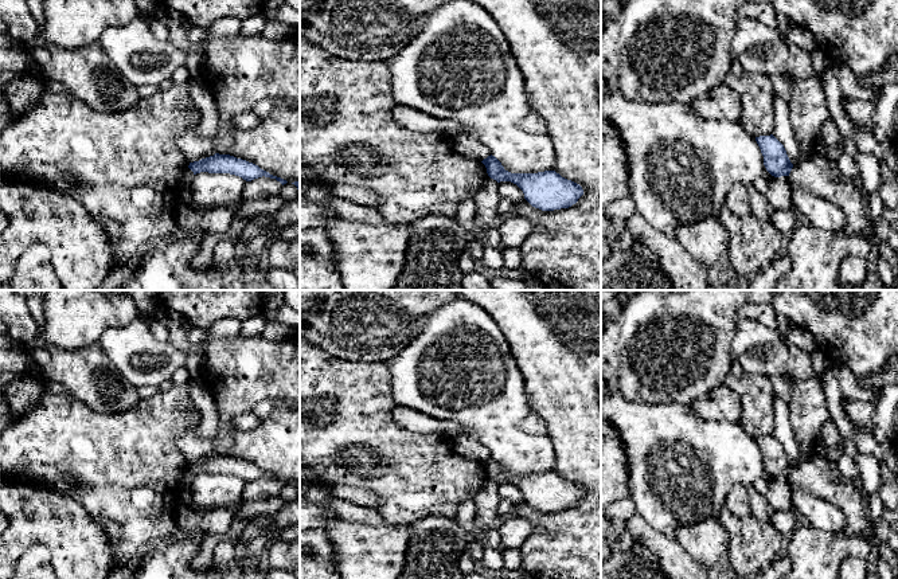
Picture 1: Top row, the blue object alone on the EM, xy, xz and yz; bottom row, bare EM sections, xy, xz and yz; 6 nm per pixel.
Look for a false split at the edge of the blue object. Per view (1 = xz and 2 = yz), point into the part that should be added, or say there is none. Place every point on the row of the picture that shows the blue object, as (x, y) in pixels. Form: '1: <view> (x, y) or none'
1: none
2: none

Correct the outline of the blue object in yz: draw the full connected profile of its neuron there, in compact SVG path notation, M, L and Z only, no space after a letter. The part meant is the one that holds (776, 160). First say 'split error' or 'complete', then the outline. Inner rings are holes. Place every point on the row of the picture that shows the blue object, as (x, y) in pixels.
complete; M773 134L756 137L756 141L764 156L766 171L774 177L789 176L793 164L784 145Z

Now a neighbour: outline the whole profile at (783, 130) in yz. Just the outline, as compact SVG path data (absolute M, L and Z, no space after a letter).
M780 97L774 98L774 129L773 136L784 145L786 154L793 165L799 164L799 142L790 125L790 107Z

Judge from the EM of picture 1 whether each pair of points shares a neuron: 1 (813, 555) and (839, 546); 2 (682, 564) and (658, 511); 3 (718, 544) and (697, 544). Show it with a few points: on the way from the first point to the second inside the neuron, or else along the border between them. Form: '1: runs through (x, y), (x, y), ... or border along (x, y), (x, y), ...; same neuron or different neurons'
1: runs through (820, 554), (832, 550); same neuron
2: border along (643, 519), (654, 528), (672, 538); different neurons
3: runs through (713, 544), (702, 544); same neuron

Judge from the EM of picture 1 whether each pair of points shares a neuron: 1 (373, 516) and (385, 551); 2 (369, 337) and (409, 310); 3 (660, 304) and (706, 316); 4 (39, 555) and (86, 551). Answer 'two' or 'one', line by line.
1: two
2: one
3: one
4: two

